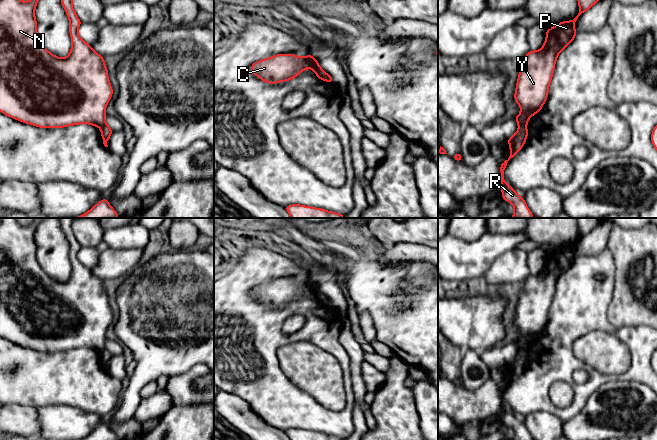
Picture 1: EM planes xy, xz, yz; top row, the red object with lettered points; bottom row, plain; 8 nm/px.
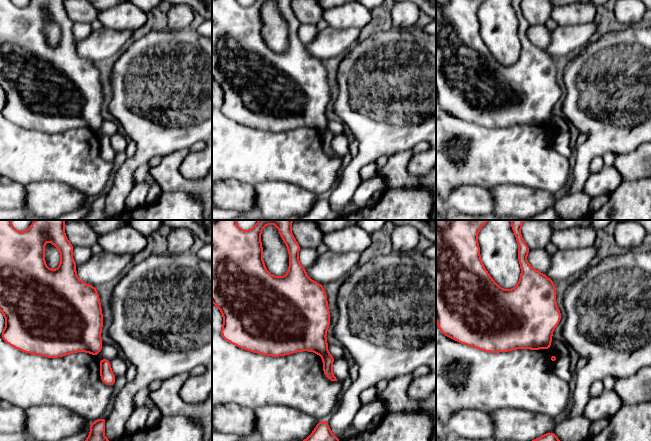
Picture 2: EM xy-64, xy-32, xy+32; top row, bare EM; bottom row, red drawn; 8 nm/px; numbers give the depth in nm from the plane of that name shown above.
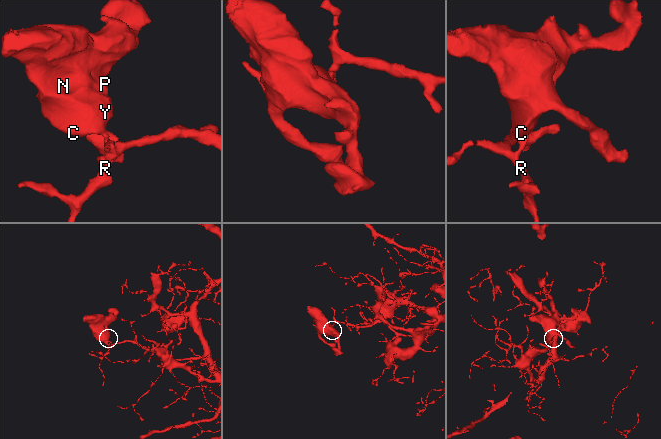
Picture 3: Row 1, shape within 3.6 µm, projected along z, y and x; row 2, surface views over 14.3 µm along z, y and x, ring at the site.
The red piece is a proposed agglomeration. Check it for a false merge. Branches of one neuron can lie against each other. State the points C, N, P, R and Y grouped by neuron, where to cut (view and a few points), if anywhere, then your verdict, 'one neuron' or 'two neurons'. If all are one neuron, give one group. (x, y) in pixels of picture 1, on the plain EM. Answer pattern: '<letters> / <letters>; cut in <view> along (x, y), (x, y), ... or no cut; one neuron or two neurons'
C N P Y / R; cut in yz along (525, 348), (519, 351); two neurons

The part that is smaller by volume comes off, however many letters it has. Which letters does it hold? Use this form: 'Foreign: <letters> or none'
Foreign: C, N, P, Y

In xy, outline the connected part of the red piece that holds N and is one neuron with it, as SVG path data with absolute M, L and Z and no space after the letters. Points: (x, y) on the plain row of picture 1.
M0 218L0 336L41 352L62 352L77 348L102 352L106 348L105 333L113 318L104 281L78 259L82 246L72 230L74 218L58 218L70 246L72 270L69 279L59 282L43 270L37 259L35 231L44 219L46 218L35 218L29 225L22 226L17 218Z

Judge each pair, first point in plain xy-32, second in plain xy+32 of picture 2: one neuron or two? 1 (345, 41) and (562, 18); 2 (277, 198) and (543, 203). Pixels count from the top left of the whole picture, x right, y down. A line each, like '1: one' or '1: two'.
1: two
2: one

